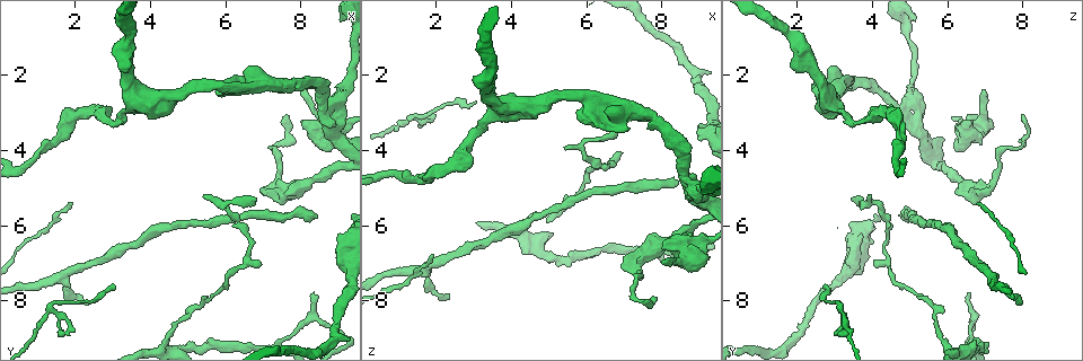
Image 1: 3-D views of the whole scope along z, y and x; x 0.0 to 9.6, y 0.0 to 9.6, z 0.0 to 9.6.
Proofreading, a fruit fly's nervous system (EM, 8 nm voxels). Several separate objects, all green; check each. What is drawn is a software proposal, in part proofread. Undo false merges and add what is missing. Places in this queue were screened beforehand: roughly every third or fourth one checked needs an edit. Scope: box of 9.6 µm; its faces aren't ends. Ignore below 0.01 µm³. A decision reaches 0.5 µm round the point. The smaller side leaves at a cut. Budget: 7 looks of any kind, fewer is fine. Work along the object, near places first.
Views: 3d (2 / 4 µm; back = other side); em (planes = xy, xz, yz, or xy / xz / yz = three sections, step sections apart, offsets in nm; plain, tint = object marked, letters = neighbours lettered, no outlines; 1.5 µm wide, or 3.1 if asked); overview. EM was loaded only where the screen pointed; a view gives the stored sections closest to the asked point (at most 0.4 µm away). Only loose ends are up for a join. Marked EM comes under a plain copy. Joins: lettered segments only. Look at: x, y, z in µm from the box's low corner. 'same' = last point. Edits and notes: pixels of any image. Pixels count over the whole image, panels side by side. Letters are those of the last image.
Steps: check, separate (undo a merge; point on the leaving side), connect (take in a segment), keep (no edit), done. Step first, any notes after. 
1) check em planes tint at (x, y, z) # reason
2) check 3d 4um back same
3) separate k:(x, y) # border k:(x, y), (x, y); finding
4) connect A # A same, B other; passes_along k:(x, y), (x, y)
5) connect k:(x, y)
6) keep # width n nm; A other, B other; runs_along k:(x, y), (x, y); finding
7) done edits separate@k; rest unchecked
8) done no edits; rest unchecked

check 3d 2um at (6.75, 5.25, 3.45) # branch stops here

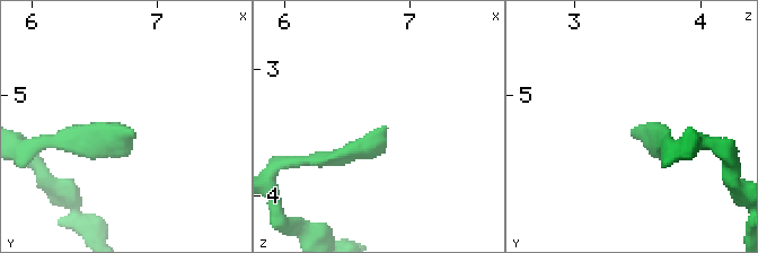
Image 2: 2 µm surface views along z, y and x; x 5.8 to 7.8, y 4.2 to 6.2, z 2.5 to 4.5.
check em planes tint at (6.78, 5.28, 3.42)

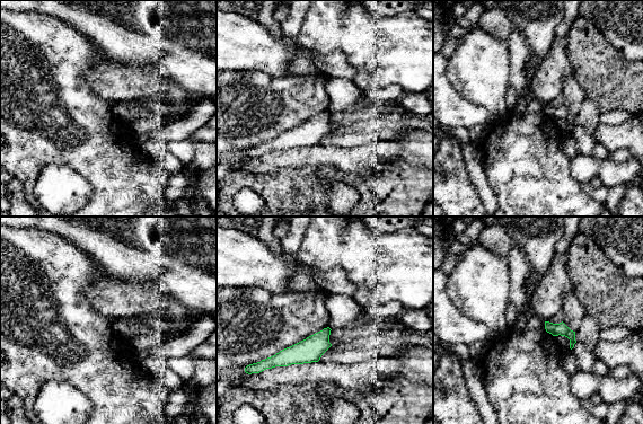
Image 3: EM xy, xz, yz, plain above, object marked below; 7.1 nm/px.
check em planes letters same # what lies round it

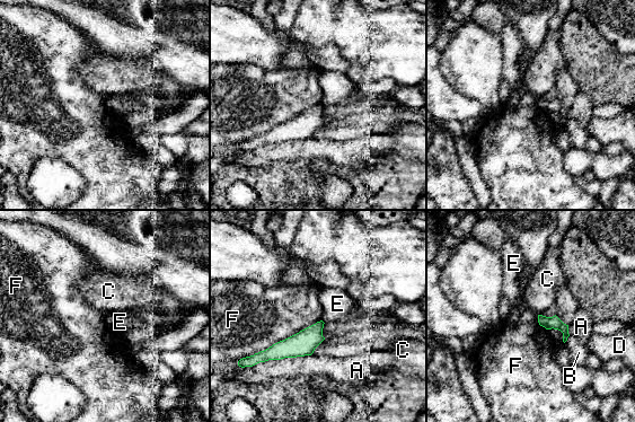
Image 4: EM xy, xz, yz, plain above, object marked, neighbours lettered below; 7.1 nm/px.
keep # width 90 nm; A other, B other, C other, D other, E other, F other; runs_along 4:(320, 324), (300, 344), (263, 357); none of them fits

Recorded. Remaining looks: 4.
check 3d 2um at (8.90, 3.90, 6.30) # stops while still wide

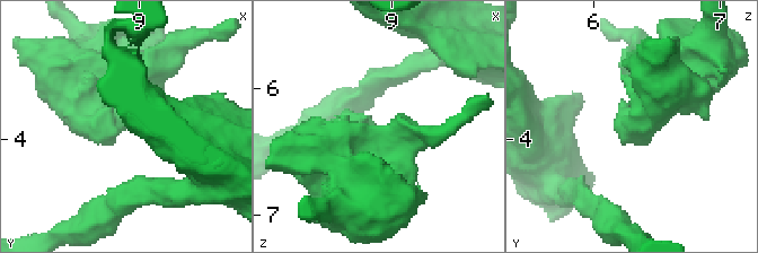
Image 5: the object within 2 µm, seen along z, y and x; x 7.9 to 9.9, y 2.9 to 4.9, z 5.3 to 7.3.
check em xy step 4 letters at (8.86, 3.90, 6.28)

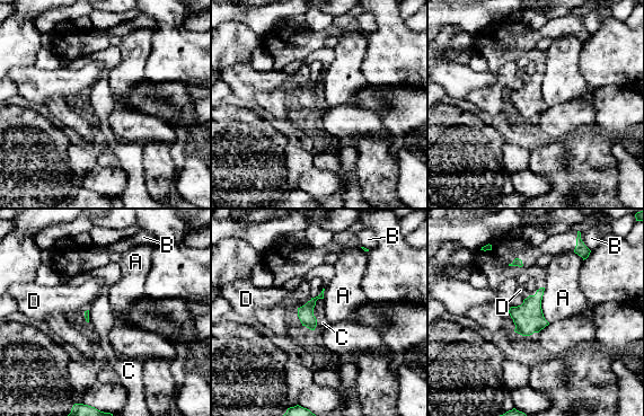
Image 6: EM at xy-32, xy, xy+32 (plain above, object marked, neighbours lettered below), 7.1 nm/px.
keep # A other, B other, C other, D other; border 6:(544, 288), (541, 312), (549, 322); no lettered segment goes on from it

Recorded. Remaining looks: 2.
check em planes letters at (7.20, 4.00, 7.90) # sharp bend

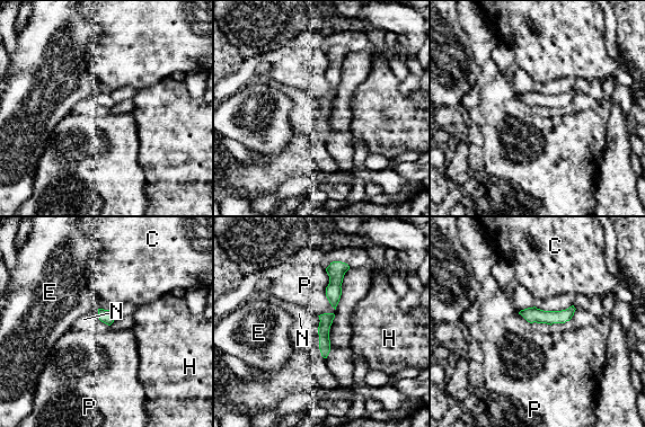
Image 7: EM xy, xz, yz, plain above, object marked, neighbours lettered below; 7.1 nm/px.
keep # width 80 nm; C other, E other, H other, N other, P other; border 7:(326, 273), (326, 297), (335, 310); one cell here

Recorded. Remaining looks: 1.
done no edits; rest unchecked

